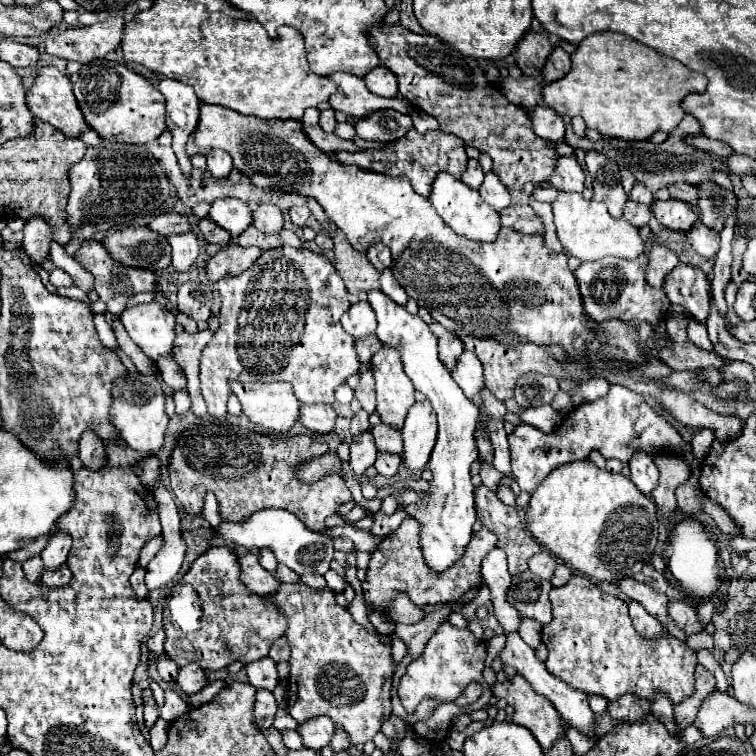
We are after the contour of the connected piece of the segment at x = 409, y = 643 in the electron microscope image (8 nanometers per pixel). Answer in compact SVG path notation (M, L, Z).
M444 605L440 611L434 611L434 613L428 613L420 623L414 623L414 625L396 625L396 635L406 643L406 649L408 649L408 655L412 659L418 659L420 653L424 651L424 645L428 641L428 637L432 637L432 633L438 629L438 623L448 617L450 613L450 605Z

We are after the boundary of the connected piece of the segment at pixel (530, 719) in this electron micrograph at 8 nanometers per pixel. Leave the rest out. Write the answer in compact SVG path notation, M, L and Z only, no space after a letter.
M516 675L514 679L496 683L492 693L498 699L504 697L514 707L512 721L516 725L528 727L542 749L550 749L558 739L566 735L560 713L556 713L554 705L546 697L532 693L532 687L528 681L524 681L524 677Z

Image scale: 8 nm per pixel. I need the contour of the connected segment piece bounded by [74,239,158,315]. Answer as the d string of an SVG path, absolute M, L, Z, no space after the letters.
M86 241L74 255L92 275L94 275L94 291L98 293L98 297L106 303L108 311L112 311L114 315L120 315L126 307L128 297L140 293L140 291L158 291L156 287L156 275L152 271L146 269L138 269L138 267L122 267L122 263L114 261L110 251L100 243L100 241Z

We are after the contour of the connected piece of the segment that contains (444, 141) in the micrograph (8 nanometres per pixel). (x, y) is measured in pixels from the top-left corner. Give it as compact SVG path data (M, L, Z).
M410 129L408 135L404 135L402 139L384 145L384 147L376 147L376 149L368 149L368 151L356 151L356 153L334 153L334 159L344 163L344 165L356 165L368 171L376 171L382 175L404 175L410 179L412 187L416 193L428 197L428 189L436 177L436 173L440 171L448 171L452 173L456 179L460 179L460 175L466 169L466 151L464 151L464 141L456 135L448 135L442 131L428 131L428 133L418 133L416 129Z

